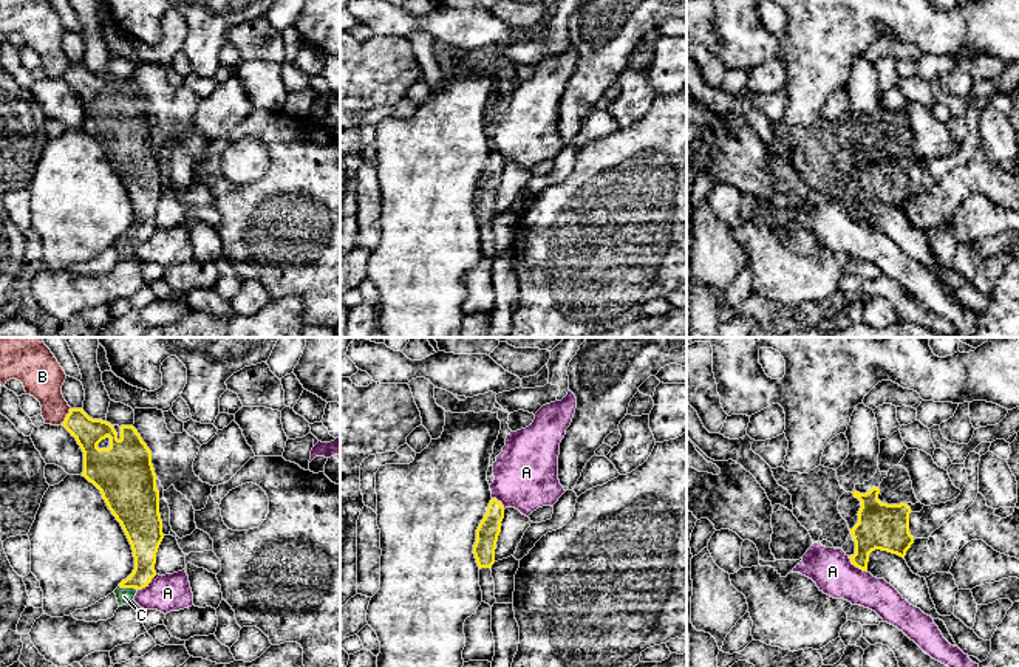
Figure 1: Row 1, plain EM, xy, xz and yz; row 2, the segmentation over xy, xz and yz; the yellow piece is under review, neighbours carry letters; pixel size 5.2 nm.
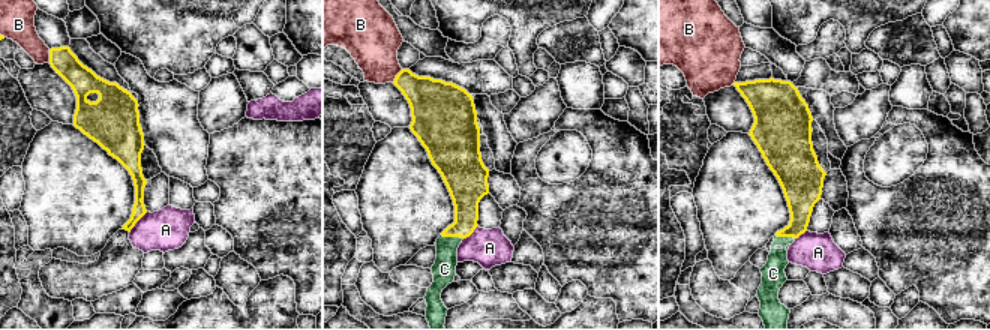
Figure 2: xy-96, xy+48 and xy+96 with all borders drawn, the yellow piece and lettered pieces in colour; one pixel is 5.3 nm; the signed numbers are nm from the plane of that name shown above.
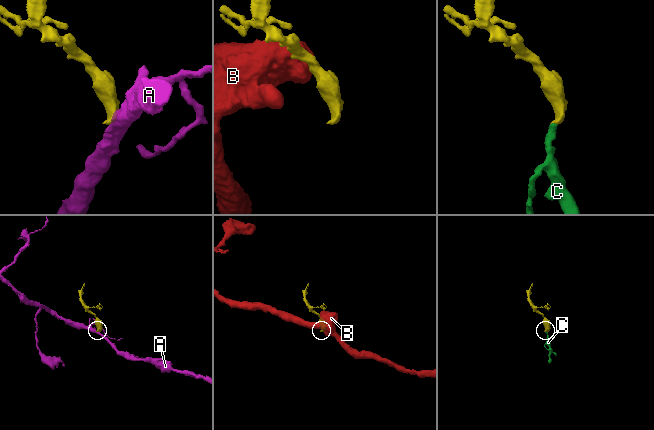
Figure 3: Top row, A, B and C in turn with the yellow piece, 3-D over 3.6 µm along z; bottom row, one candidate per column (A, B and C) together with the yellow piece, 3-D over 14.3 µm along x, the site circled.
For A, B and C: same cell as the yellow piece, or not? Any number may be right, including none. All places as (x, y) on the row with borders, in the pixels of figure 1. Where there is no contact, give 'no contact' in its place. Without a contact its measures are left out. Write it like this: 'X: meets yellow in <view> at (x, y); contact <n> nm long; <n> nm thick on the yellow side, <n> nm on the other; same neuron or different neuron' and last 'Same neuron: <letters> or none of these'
A: meets yellow in xy at (147, 584); contact 130 nm long; 170 nm thick on the yellow side, 190 nm on the other; different neuron
B: meets yellow in xy at (67, 417); contact 100 nm long; 150 nm thick on the yellow side, 220 nm on the other; different neuron
C: meets yellow in xy at (129, 587); contact 100 nm long; 150 nm thick on the yellow side, 90 nm on the other; same neuron
Same neuron: C

